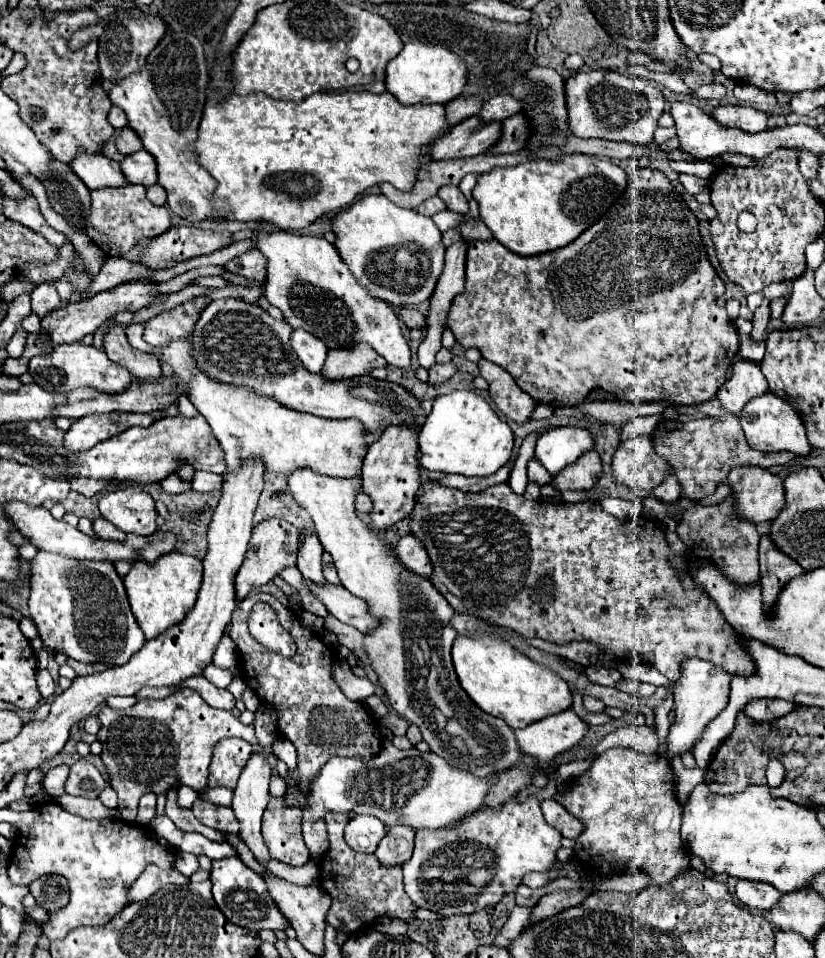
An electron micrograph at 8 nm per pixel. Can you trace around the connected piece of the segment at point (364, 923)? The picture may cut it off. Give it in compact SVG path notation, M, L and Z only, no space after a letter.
M328 812L324 818L328 828L328 840L330 848L324 854L322 860L322 872L320 872L320 884L322 890L328 892L332 898L332 906L326 912L326 922L334 926L338 932L354 934L362 928L372 926L380 918L398 918L404 922L416 920L414 912L418 910L412 900L408 900L408 894L402 888L402 866L384 866L378 862L374 854L360 854L352 848L348 848L344 840L344 828L348 824L350 816Z

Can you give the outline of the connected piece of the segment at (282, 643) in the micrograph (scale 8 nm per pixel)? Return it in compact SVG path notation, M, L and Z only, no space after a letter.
M258 602L250 616L248 616L248 630L250 634L260 642L264 644L268 650L276 652L276 654L282 654L282 656L292 656L294 650L296 650L296 644L294 640L290 638L290 634L280 626L280 622L276 620L276 614L274 610L264 604L264 602Z

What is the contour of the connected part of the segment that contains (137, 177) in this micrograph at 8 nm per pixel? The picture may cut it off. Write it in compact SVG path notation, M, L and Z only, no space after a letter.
M138 150L134 154L128 154L120 162L122 174L130 184L142 184L142 186L152 186L156 184L156 162L146 150Z

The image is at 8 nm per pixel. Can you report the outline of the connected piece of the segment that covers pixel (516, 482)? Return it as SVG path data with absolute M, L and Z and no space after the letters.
M518 456L516 464L514 464L514 470L510 474L510 488L516 492L516 494L524 494L526 490L526 484L528 484L528 476L526 476L526 464L528 464L528 458L526 456Z

